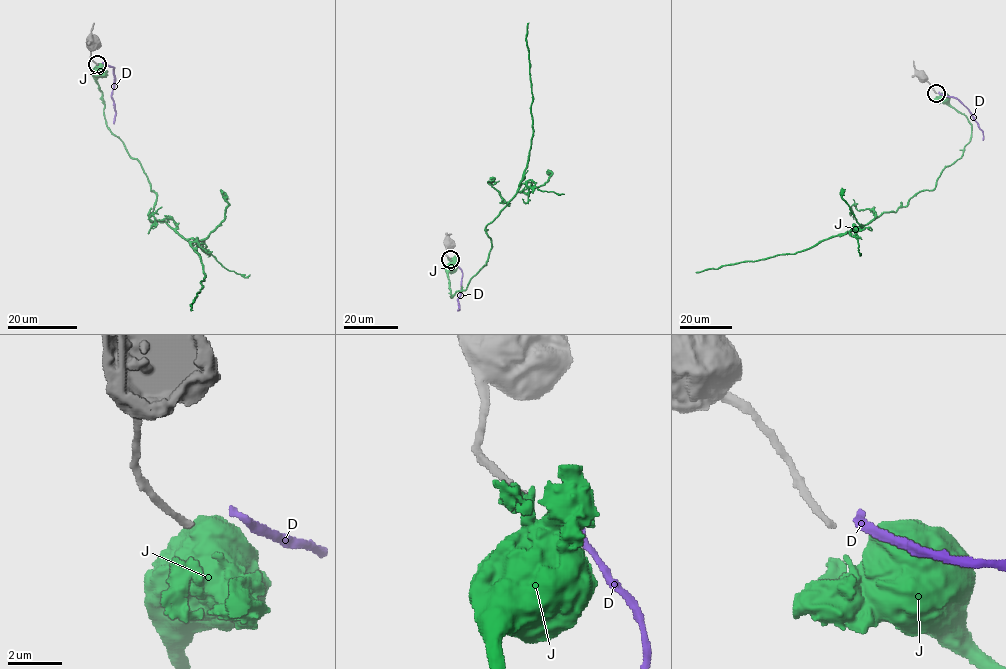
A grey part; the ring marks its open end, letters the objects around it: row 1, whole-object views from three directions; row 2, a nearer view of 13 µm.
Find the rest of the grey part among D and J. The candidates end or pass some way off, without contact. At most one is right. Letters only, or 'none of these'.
none of these

